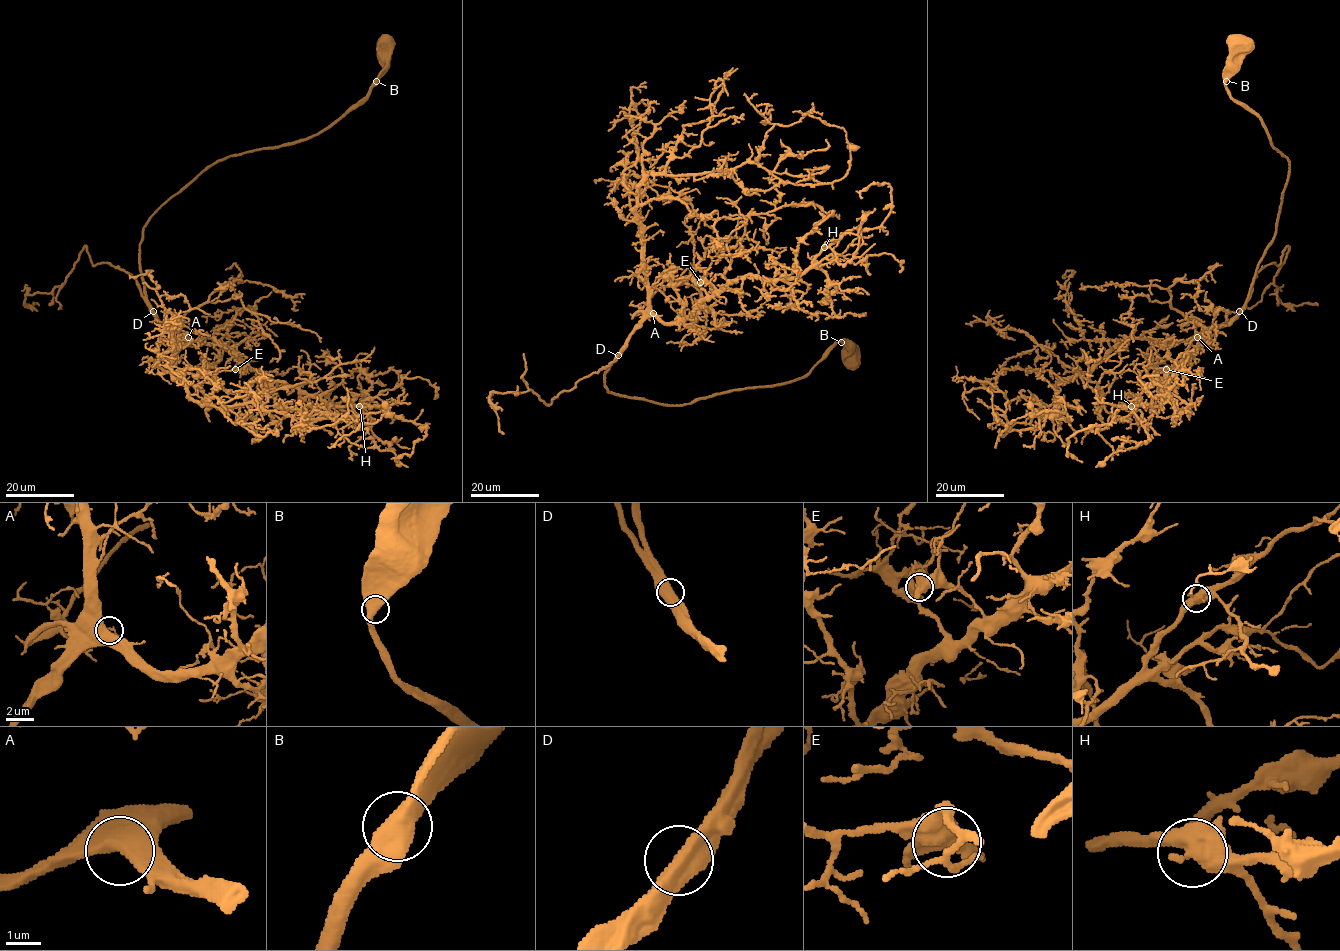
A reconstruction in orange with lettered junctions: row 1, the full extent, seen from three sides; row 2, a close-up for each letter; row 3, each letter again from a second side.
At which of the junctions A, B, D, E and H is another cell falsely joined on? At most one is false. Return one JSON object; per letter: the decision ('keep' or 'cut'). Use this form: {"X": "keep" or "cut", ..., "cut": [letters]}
{"A": "keep", "B": "keep", "D": "keep", "E": "keep", "H": "keep", "cut": []}

